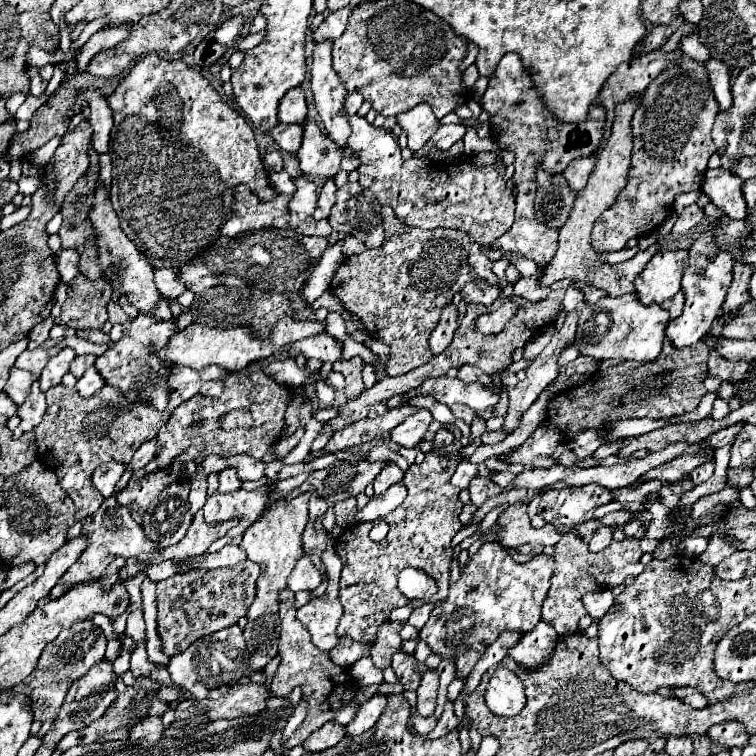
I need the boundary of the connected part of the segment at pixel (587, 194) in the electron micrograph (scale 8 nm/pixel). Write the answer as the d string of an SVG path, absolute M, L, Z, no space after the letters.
M638 96L638 100L624 100L622 104L618 104L618 108L614 110L614 124L612 124L612 132L606 140L604 148L598 148L594 152L594 172L588 178L586 188L576 196L574 208L566 220L566 224L560 228L560 240L558 240L558 252L552 258L552 262L546 266L542 278L538 280L540 286L550 286L558 280L564 278L572 278L576 284L592 284L596 288L606 290L610 296L622 296L622 294L630 294L634 292L634 280L636 276L642 272L642 268L648 264L648 260L658 252L656 246L650 246L644 252L638 252L638 258L630 258L626 260L626 264L618 264L618 266L610 266L604 264L598 254L592 250L590 246L590 232L594 222L598 220L598 216L612 208L612 204L618 198L618 192L622 192L622 186L626 184L626 176L630 170L630 150L632 150L632 132L630 132L630 120L632 114L638 110L638 104L642 102L642 96Z

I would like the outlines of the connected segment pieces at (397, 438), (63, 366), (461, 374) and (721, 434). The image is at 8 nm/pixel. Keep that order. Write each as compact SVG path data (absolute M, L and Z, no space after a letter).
M422 408L422 410L418 410L416 414L408 416L402 424L398 424L396 428L392 428L390 438L392 438L396 444L400 444L400 446L414 448L414 446L422 440L422 436L426 434L430 422L432 422L432 414L430 414L426 408Z
M62 348L54 358L50 358L40 374L40 388L46 392L50 386L56 386L62 380L62 376L68 372L74 358L76 354L72 348Z
M470 364L460 366L460 370L458 370L458 378L460 378L462 382L466 382L466 384L470 384L470 382L480 382L480 384L484 384L486 388L498 390L498 386L492 382L492 378L490 378L488 374L484 374L480 368L470 366Z
M737 423L733 426L722 429L717 433L712 434L712 436L709 436L706 439L706 442L708 442L708 445L714 449L721 448L734 440L742 426L742 423Z

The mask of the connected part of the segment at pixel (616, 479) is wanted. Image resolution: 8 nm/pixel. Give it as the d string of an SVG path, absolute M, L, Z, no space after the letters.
M678 442L678 444L666 446L664 450L650 452L644 458L628 458L628 460L614 464L614 466L592 466L590 468L579 468L575 471L567 468L561 480L570 487L598 484L604 486L604 488L624 488L624 486L632 484L636 478L644 476L650 468L660 466L660 464L672 460L674 456L686 452L686 450L696 452L698 446Z

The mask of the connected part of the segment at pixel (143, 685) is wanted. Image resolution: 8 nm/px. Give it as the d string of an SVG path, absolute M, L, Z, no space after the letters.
M138 676L136 678L136 684L134 686L126 686L124 692L120 692L114 700L114 704L110 704L110 708L106 710L106 714L102 714L98 720L94 720L92 724L80 728L80 730L74 730L74 732L68 732L60 742L58 742L58 748L54 752L64 752L76 744L92 744L92 742L98 742L102 740L104 736L116 732L116 730L122 730L122 728L132 728L136 724L140 724L144 718L148 718L148 708L152 704L152 700L158 700L158 690L162 688L160 682L148 678L148 676Z

